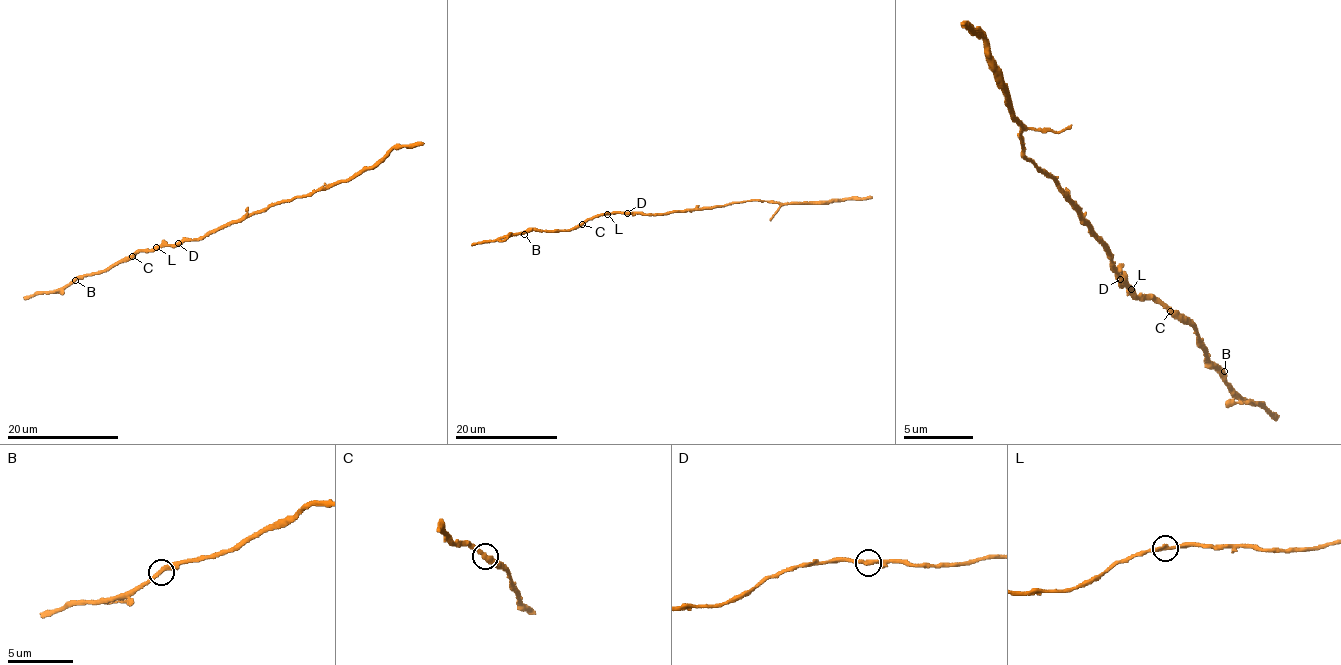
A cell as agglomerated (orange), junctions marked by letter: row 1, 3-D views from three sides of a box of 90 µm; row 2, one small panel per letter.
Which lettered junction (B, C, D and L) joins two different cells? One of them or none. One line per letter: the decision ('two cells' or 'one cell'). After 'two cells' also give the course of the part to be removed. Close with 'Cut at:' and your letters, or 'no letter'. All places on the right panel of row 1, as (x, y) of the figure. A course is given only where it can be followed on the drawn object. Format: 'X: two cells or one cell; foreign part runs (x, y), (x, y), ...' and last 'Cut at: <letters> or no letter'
B: one cell
C: one cell
D: one cell
L: one cell
Cut at: no letter

